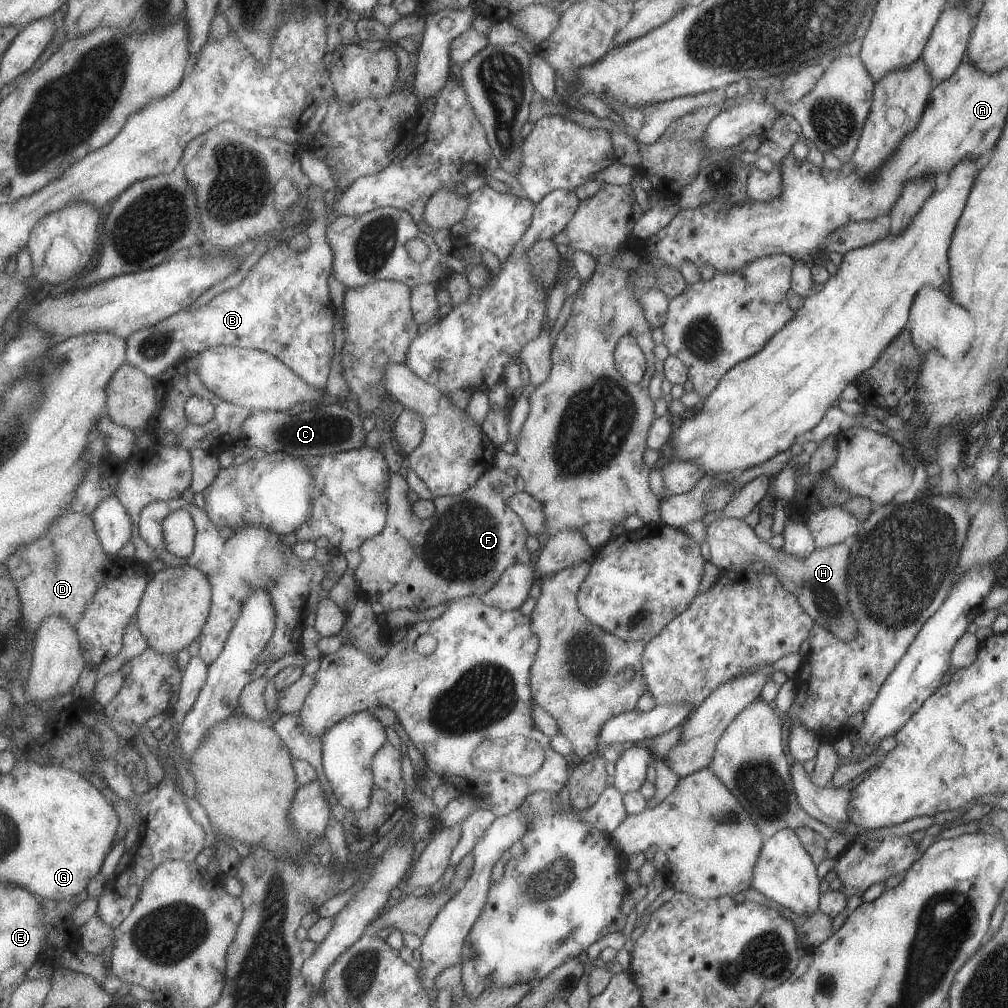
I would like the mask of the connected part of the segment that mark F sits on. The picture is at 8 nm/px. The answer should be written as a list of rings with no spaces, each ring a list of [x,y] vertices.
[[[495,467],[487,470],[477,484],[461,494],[434,499],[438,511],[431,518],[420,518],[409,502],[409,482],[403,471],[391,473],[388,500],[388,523],[381,534],[361,546],[361,566],[356,576],[363,597],[380,602],[384,612],[408,608],[423,612],[456,599],[485,596],[516,564],[529,564],[533,553],[527,548],[529,531],[523,519],[511,508],[509,500],[517,494],[517,482],[506,471]]]

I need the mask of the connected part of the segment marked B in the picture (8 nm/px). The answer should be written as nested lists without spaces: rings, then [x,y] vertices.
[[[317,218],[310,227],[313,241],[306,251],[293,250],[287,240],[284,244],[270,247],[237,287],[223,291],[196,310],[179,311],[155,326],[134,332],[127,339],[127,362],[150,377],[156,378],[188,355],[199,355],[203,350],[209,350],[213,346],[245,347],[276,356],[299,374],[309,386],[325,390],[335,352],[333,328],[337,310],[329,296],[329,282],[327,282],[329,276],[334,274],[335,262],[335,252],[327,240],[327,228],[325,218]]]

